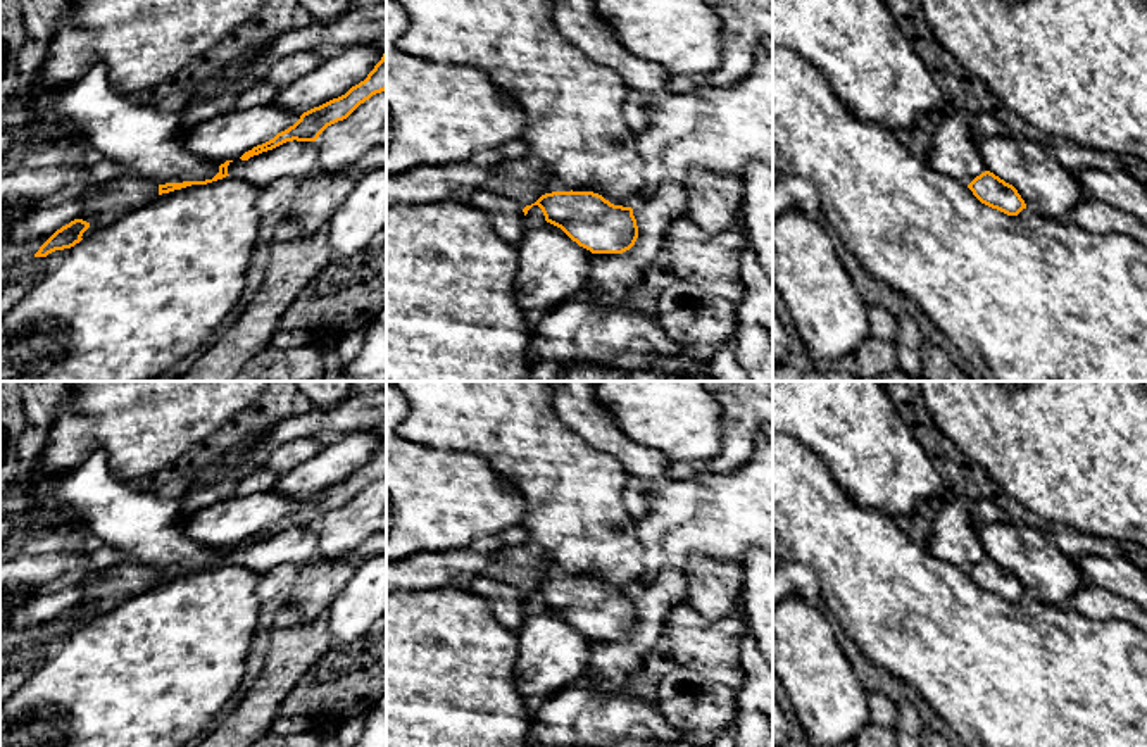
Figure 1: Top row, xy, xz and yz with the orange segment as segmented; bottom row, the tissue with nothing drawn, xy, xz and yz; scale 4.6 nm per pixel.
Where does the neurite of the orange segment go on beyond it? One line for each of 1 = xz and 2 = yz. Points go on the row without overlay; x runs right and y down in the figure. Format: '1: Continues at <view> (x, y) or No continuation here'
1: No continuation here
2: No continuation here

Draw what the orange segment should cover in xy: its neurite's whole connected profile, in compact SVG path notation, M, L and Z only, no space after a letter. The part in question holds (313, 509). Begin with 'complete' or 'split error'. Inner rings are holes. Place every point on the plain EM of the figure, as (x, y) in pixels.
complete; M386 438L364 468L352 473L345 481L314 493L300 502L288 516L278 519L273 526L254 533L240 545L248 547L254 542L273 537L286 528L316 528L331 511L347 505L360 490L373 481L386 476Z

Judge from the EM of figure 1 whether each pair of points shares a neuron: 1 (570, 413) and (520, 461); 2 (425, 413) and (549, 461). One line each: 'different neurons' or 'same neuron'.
1: different neurons
2: same neuron

